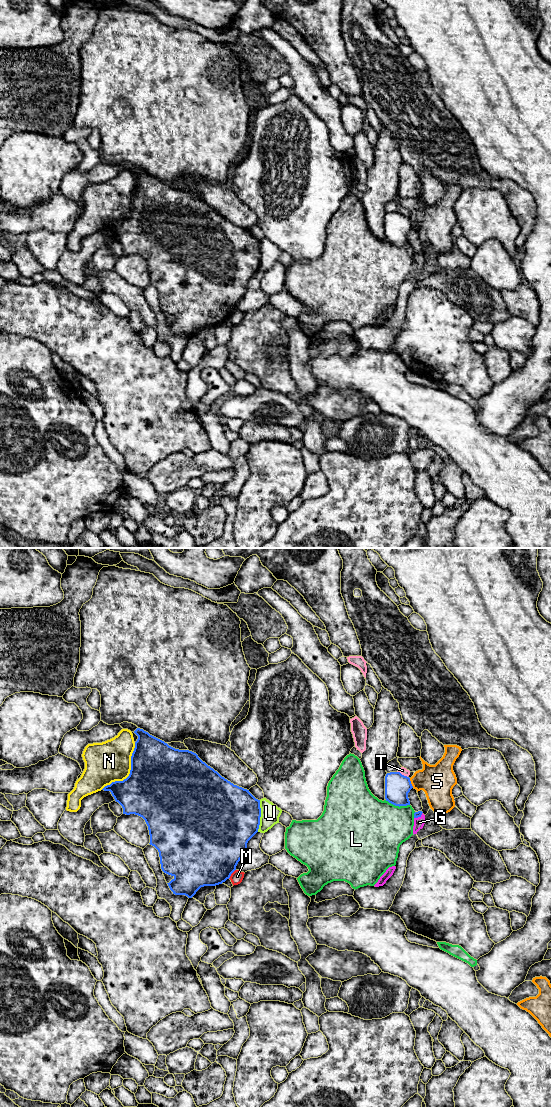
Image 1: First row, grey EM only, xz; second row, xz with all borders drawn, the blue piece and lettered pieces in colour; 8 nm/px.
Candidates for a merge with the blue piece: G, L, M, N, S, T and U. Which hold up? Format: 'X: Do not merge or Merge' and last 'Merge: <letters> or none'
G: Merge
L: Do not merge
M: Do not merge
N: Do not merge
S: Do not merge
T: Do not merge
U: Do not merge
Merge: G

